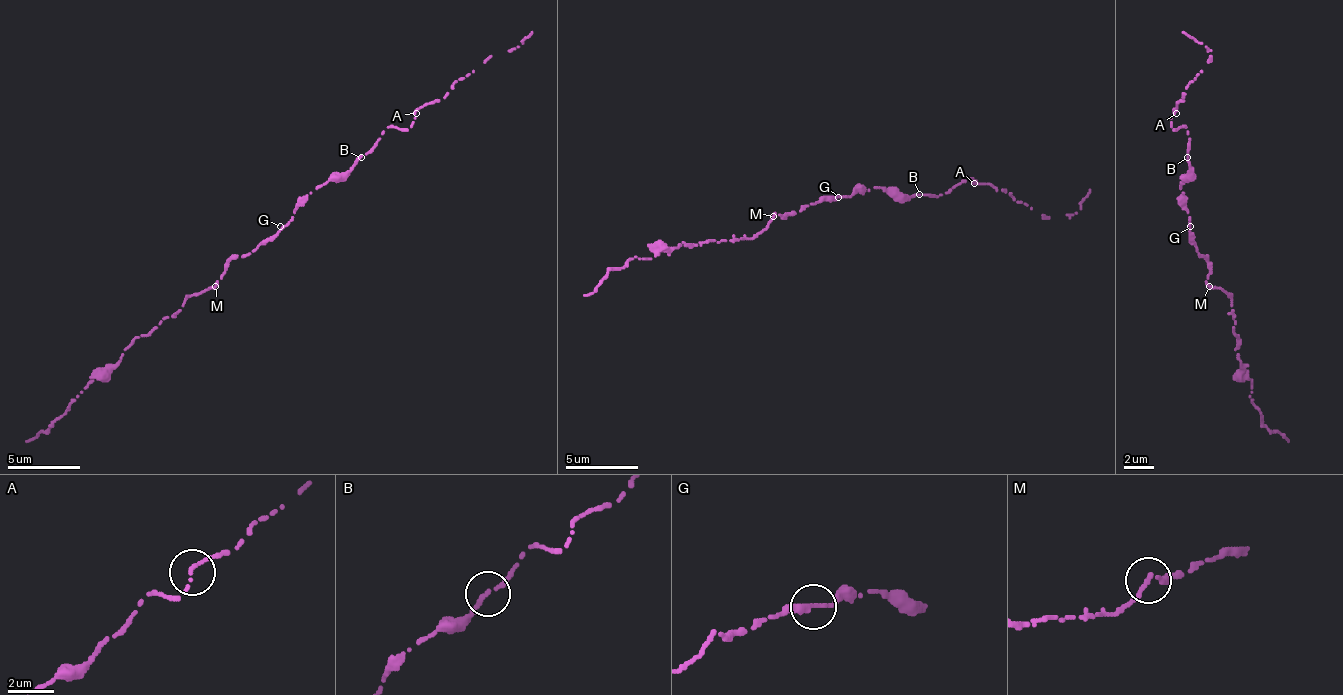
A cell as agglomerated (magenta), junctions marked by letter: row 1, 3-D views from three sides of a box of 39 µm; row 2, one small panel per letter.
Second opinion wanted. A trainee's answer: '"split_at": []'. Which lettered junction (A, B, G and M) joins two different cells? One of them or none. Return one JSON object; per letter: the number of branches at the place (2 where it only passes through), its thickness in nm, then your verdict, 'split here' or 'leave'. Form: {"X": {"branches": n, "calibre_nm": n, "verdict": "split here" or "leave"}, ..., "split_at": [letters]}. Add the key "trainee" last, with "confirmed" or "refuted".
{"A": {"branches": 2, "calibre_nm": 170, "verdict": "leave"}, "B": {"branches": 2, "calibre_nm": 180, "verdict": "leave"}, "G": {"branches": 2, "calibre_nm": 190, "verdict": "leave"}, "M": {"branches": 2, "calibre_nm": 170, "verdict": "leave"}, "split_at": [], "trainee": "confirmed"}

